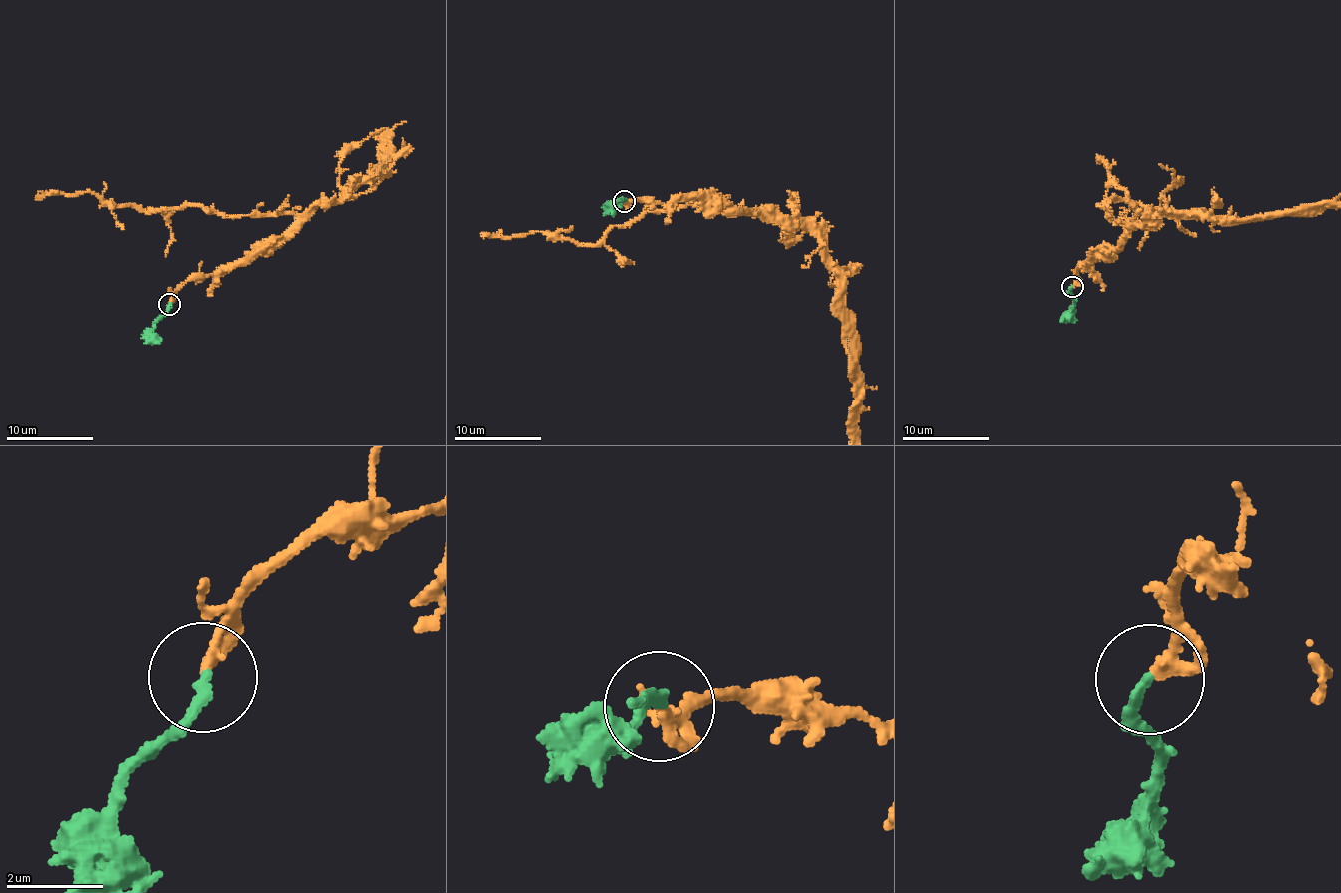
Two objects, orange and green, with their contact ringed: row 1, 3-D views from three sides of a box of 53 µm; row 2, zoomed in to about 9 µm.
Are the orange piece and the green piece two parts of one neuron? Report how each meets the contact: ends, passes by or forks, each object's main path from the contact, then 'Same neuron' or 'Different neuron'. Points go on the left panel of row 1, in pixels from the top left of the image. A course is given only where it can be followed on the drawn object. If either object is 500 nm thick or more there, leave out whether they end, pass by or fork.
At the ring orange ends. At the ring green ends. Course of green: (169, 305), (144, 343). Same neuron

